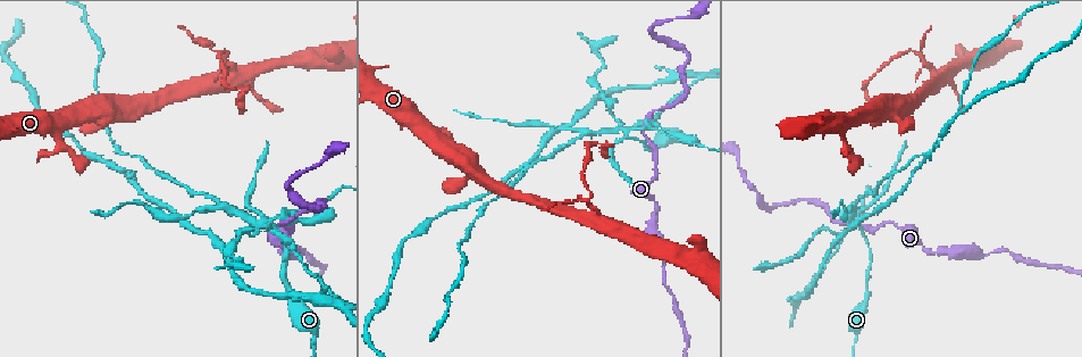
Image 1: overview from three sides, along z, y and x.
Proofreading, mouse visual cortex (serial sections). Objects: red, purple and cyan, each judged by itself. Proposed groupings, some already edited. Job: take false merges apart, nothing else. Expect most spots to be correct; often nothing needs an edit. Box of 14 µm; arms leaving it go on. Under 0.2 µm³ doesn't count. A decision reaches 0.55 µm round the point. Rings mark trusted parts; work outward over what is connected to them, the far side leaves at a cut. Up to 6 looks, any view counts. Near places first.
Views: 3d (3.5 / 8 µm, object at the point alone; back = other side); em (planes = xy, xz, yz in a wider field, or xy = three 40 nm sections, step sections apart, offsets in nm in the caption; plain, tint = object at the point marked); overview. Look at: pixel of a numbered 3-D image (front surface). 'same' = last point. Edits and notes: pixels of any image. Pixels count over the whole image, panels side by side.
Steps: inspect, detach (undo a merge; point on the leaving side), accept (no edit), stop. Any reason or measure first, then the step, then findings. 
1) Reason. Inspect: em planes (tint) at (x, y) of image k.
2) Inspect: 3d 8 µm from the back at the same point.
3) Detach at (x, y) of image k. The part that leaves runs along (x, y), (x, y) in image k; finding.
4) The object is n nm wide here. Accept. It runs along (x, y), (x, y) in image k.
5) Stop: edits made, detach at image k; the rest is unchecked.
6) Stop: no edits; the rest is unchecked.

Abrupt turn. Inspect: 3d 8 µm at (324, 199) of image 1.

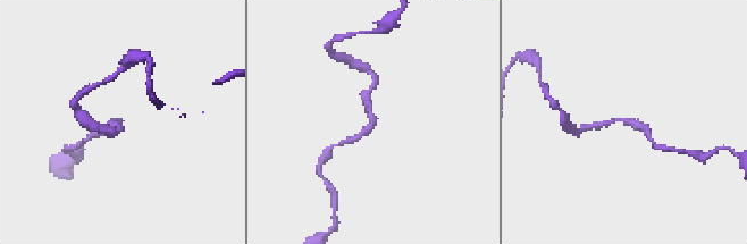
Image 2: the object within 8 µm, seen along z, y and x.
Inspect: 3d 3.5 µm at (370, 125) of image 2.

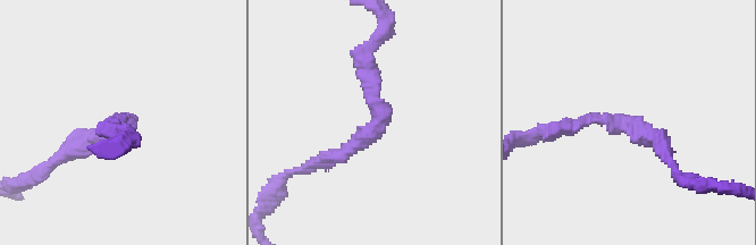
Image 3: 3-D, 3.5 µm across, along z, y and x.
The arms are 150, 200 nm wide. Accept. It runs along (317, 161), (376, 127), (369, 57) in image 3; all the same cell.

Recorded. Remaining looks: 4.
A narrow waist. Inspect: 3d 8 µm at (285, 281) of image 1.

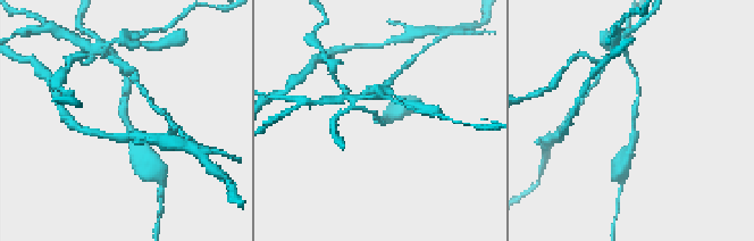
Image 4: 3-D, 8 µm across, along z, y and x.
Closer look. Inspect: 3d 3.5 µm at (124, 120) of image 4.

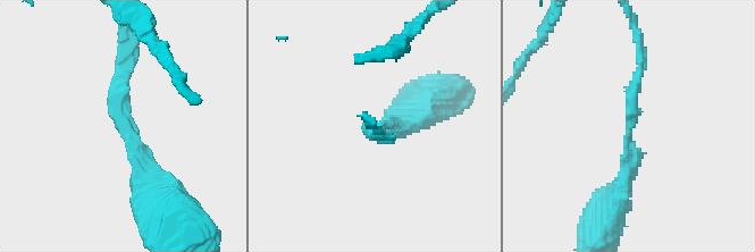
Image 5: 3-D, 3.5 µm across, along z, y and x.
The arms are 150, 250 nm wide. Accept. It runs along (161, 191), (119, 125), (123, 55) in image 5; all the same cell.

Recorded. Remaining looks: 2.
Sharp bend. Inspect: 3d 3.5 µm at (628, 133) of image 1.

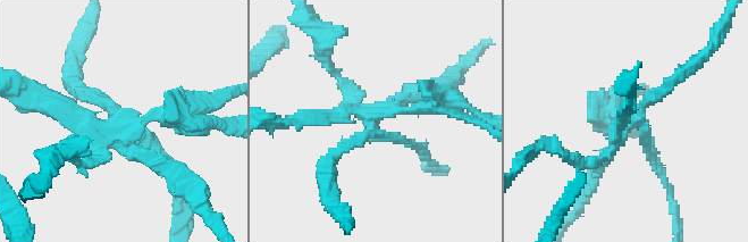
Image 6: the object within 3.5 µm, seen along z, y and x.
Need the tissue. Inspect: em xy step 3 (tint) at (630, 127) of image 6.

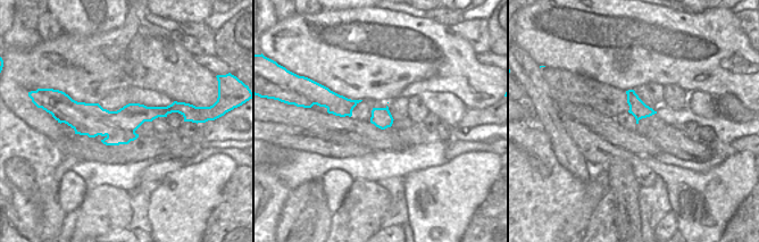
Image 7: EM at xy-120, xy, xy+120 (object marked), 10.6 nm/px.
The object is 220 nm wide here. Detach at (84, 130) of image 6. The part that leaves runs along (372, 128), (372, 110), (442, 82) in image 6; two cells meet here.

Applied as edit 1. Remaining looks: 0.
Stop: edits made, detach at image 6; the rest is unchecked.

